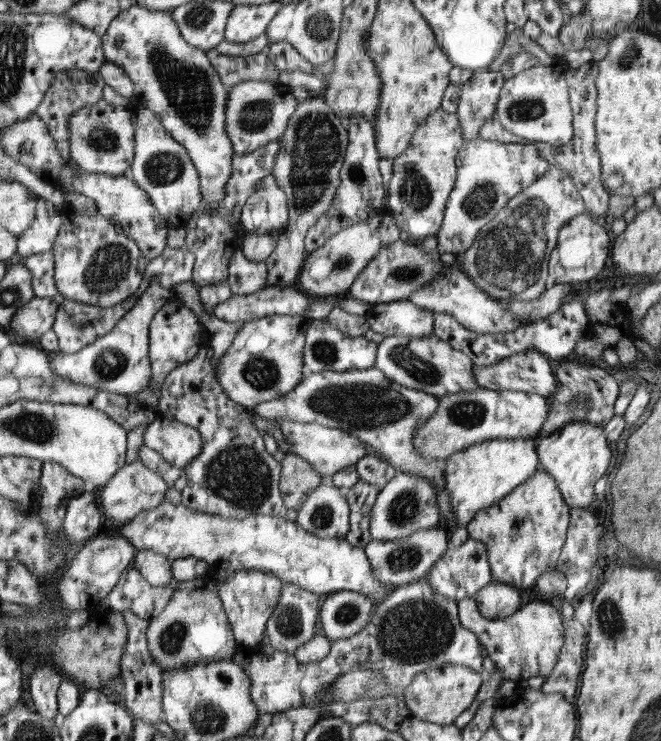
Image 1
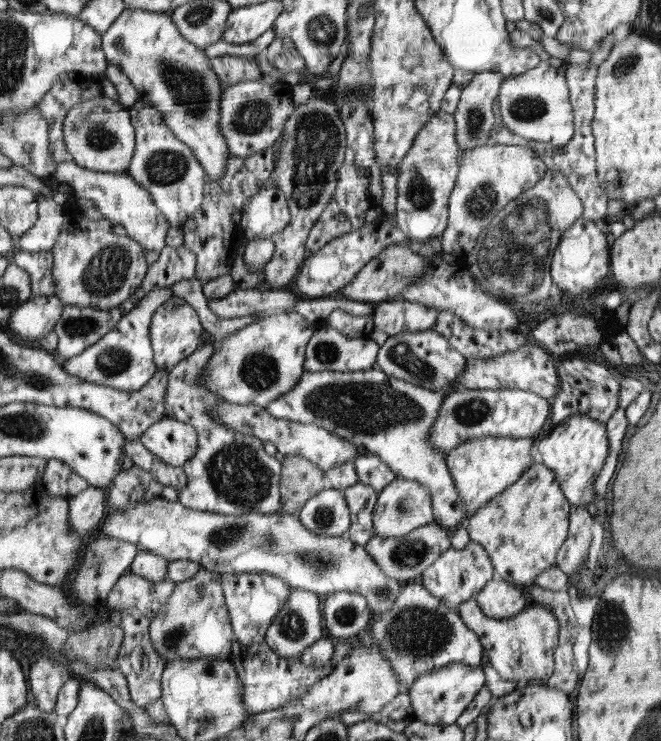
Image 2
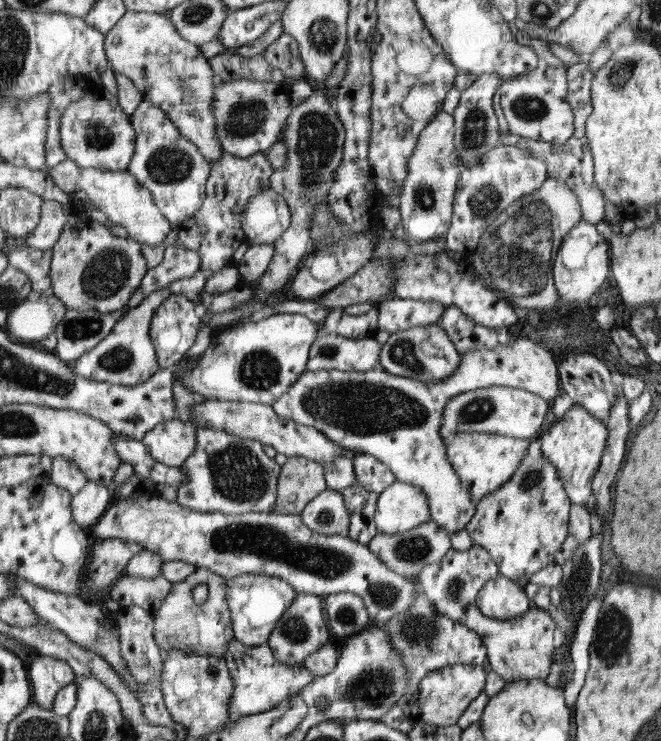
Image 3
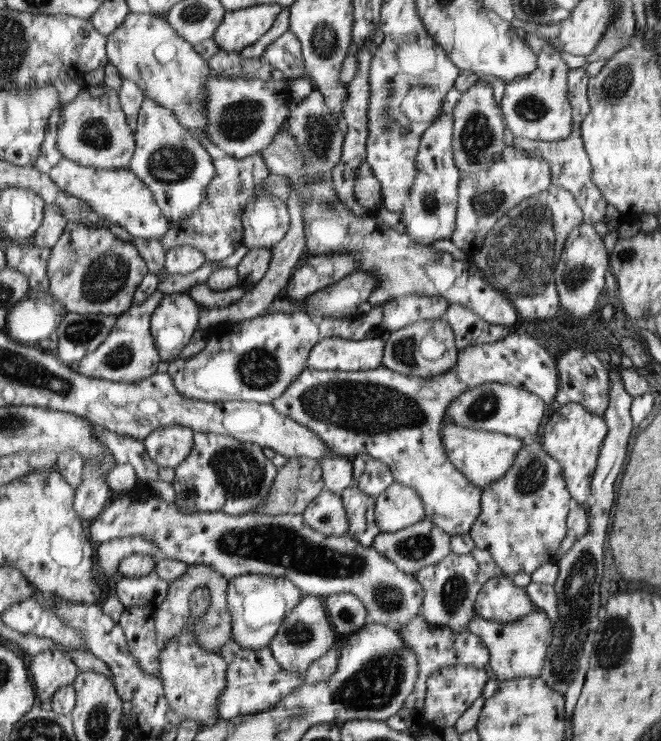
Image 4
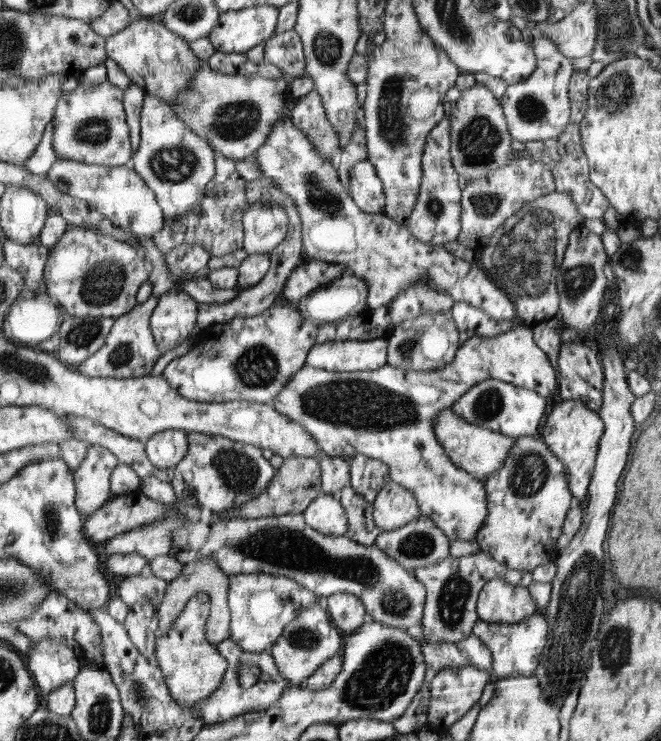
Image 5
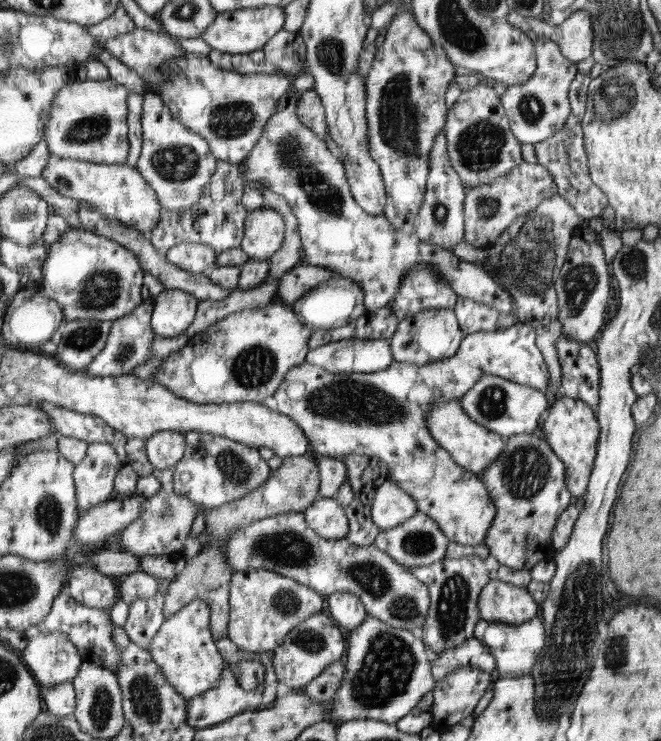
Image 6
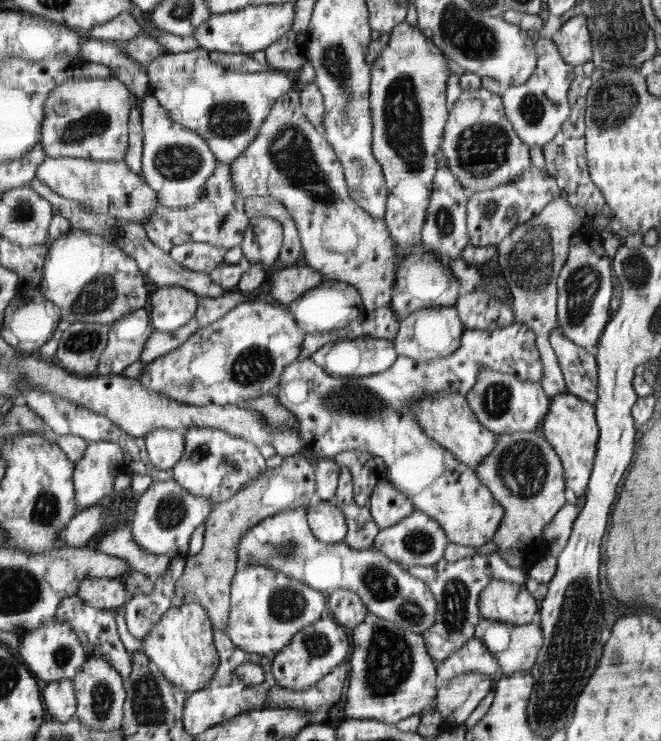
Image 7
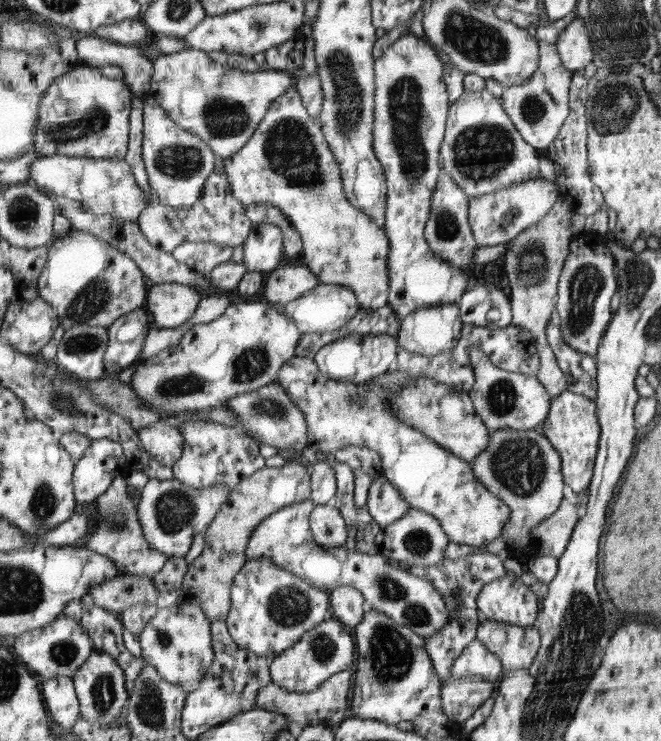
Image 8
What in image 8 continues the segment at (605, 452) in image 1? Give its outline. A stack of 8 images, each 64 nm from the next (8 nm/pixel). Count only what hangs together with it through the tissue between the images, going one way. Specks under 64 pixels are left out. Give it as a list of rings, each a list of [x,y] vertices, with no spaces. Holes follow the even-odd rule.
[[[567,388],[564,393],[553,398],[553,408],[545,419],[543,432],[561,454],[565,481],[576,494],[582,496],[592,482],[600,440],[596,402],[584,395],[574,394]]]

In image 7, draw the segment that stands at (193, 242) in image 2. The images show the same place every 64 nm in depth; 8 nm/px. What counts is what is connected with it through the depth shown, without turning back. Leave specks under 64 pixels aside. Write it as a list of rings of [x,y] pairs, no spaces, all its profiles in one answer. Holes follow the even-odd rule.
[[[217,161],[213,176],[206,181],[204,193],[194,205],[171,209],[158,203],[143,224],[150,242],[167,253],[173,246],[191,242],[210,243],[227,249],[240,247],[248,226],[249,218],[244,212],[244,199],[237,194],[230,163],[222,161]]]

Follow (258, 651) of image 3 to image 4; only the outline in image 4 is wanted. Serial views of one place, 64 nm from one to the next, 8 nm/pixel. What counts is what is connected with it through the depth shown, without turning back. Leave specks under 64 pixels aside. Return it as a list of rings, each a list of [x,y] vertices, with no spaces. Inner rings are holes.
[[[231,638],[221,648],[220,655],[228,663],[226,675],[226,689],[222,691],[220,701],[216,705],[218,719],[230,720],[245,714],[262,713],[265,710],[276,708],[278,702],[290,694],[292,689],[304,684],[304,676],[296,676],[290,670],[284,670],[273,657],[270,649],[246,650]]]

